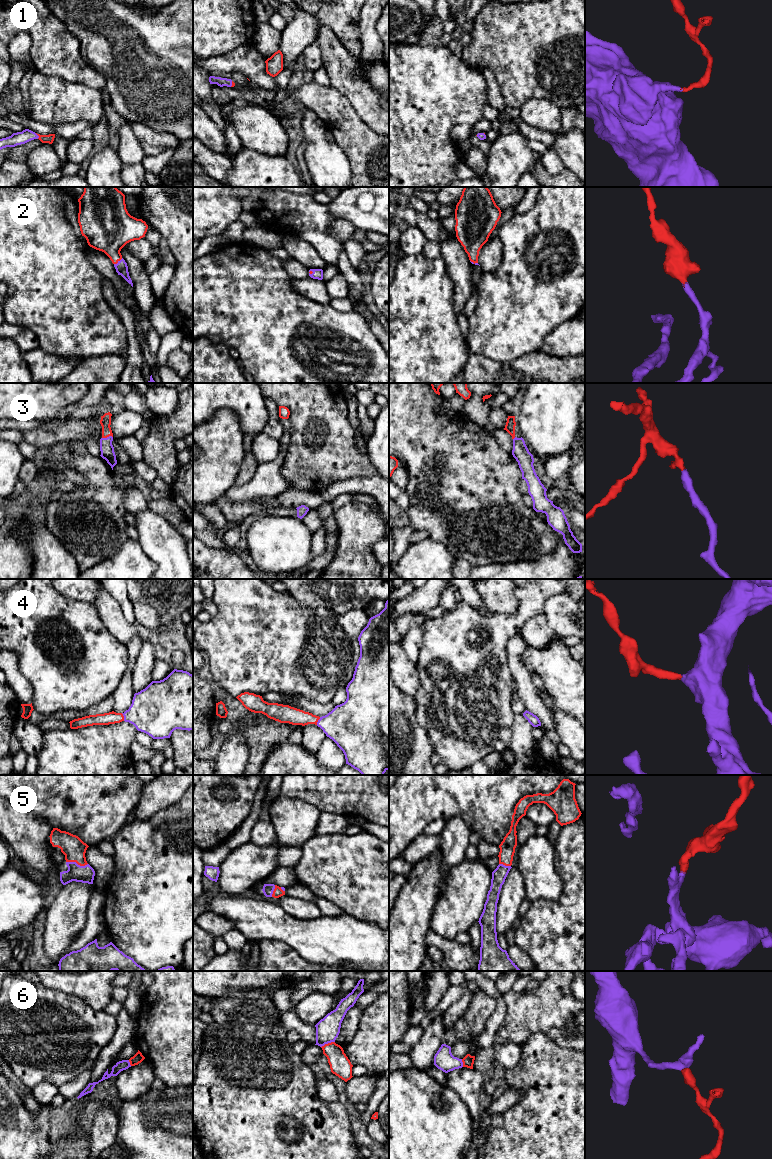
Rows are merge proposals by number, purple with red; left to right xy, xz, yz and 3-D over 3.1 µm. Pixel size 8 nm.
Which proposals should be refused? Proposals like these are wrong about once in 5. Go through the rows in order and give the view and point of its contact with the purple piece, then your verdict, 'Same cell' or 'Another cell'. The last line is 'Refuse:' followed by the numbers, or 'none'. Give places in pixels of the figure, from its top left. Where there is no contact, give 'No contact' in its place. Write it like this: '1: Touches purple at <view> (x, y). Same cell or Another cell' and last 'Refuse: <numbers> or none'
1: Touches purple at xy (38, 136). Same cell
2: Touches purple at xy (118, 261). Same cell
3: Touches purple at xy (107, 437). Same cell
4: Touches purple at xy (124, 717). Same cell
5: Touches purple at xy (76, 863). Same cell
6: Touches purple at xz (327, 1043). Another cell
Refuse: 6

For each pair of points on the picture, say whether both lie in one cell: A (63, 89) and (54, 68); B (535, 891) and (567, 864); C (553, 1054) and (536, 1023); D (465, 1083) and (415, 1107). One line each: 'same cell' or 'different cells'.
A: different cells
B: different cells
C: different cells
D: different cells

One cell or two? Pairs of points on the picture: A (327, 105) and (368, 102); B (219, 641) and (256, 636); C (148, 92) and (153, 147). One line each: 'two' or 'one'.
A: two
B: one
C: two

